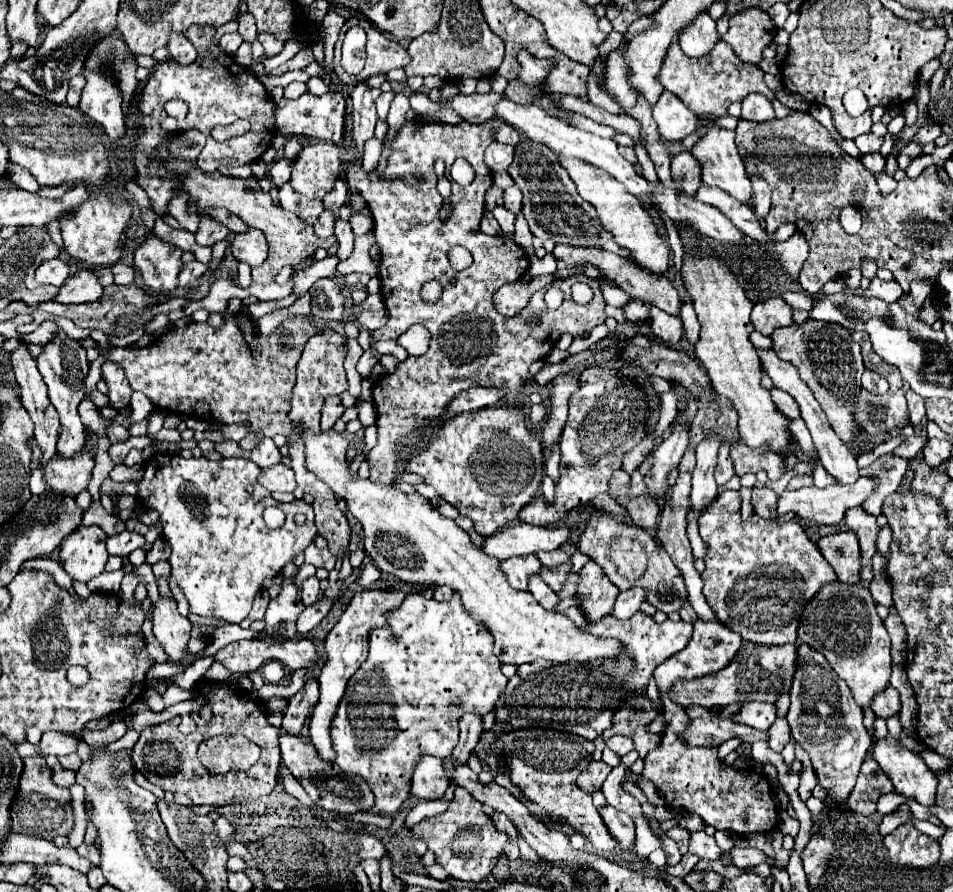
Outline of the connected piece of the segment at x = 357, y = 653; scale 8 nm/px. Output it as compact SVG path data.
M395 584L395 590L387 590L387 592L383 592L383 590L359 590L353 594L349 606L341 614L335 628L327 634L327 640L325 640L327 660L325 660L325 664L321 668L321 676L319 676L321 698L311 714L311 724L309 724L311 744L315 746L321 760L327 760L331 764L335 762L335 748L333 748L333 740L331 740L331 722L333 722L335 712L339 708L339 702L345 694L347 680L353 676L353 672L357 672L359 664L363 664L363 660L367 658L367 632L371 632L371 628L377 628L379 624L383 624L385 612L391 608L397 608L399 600L403 600L405 592L419 592L421 588L425 588L425 586Z

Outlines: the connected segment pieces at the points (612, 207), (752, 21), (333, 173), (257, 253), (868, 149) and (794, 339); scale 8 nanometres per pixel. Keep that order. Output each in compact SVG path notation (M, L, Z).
M559 158L559 162L563 164L563 168L569 172L571 180L577 186L577 192L595 206L599 220L603 222L605 230L613 232L615 242L621 248L627 248L633 256L635 262L649 268L655 274L663 274L669 266L669 246L659 238L657 228L651 220L651 216L647 214L647 210L643 208L641 200L635 200L635 196L631 196L613 176L609 176L605 170L595 168L591 164L587 164L585 160L575 160L575 158Z
M745 8L731 16L729 30L721 38L743 62L757 66L763 60L763 48L773 42L775 32L777 28L767 12L759 8Z
M311 138L293 164L289 184L305 198L325 198L341 176L341 148L333 142Z
M251 228L251 230L247 230L247 234L237 234L233 238L231 252L235 258L239 258L241 262L255 268L267 260L267 254L269 254L267 238L261 230Z
M873 132L861 134L855 138L855 144L859 148L861 154L871 154L871 152L879 152L881 144L883 144L883 136L875 136Z
M807 320L805 324L793 324L787 328L779 328L779 332L771 334L771 340L773 340L775 354L783 360L789 360L791 364L799 368L801 378L811 386L835 434L845 444L853 446L855 450L859 448L861 452L873 450L875 444L867 440L863 434L859 434L859 428L855 426L851 418L851 412L857 402L857 392L861 388L861 374L863 374L861 348L851 338L851 332L839 324Z

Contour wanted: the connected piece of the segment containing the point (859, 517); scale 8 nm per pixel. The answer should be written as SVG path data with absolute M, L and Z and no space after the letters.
M861 506L851 508L845 516L845 524L857 534L859 546L861 546L861 574L859 574L859 586L869 588L873 580L873 556L877 552L877 534L879 526L873 516L869 516Z

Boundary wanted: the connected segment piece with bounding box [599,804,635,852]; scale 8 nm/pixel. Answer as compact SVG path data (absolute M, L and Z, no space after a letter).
M611 804L601 806L599 814L601 814L605 826L609 828L609 832L619 840L621 850L627 852L627 848L635 840L635 824L633 824L631 816L625 814L625 812L621 812L621 810L615 810Z

